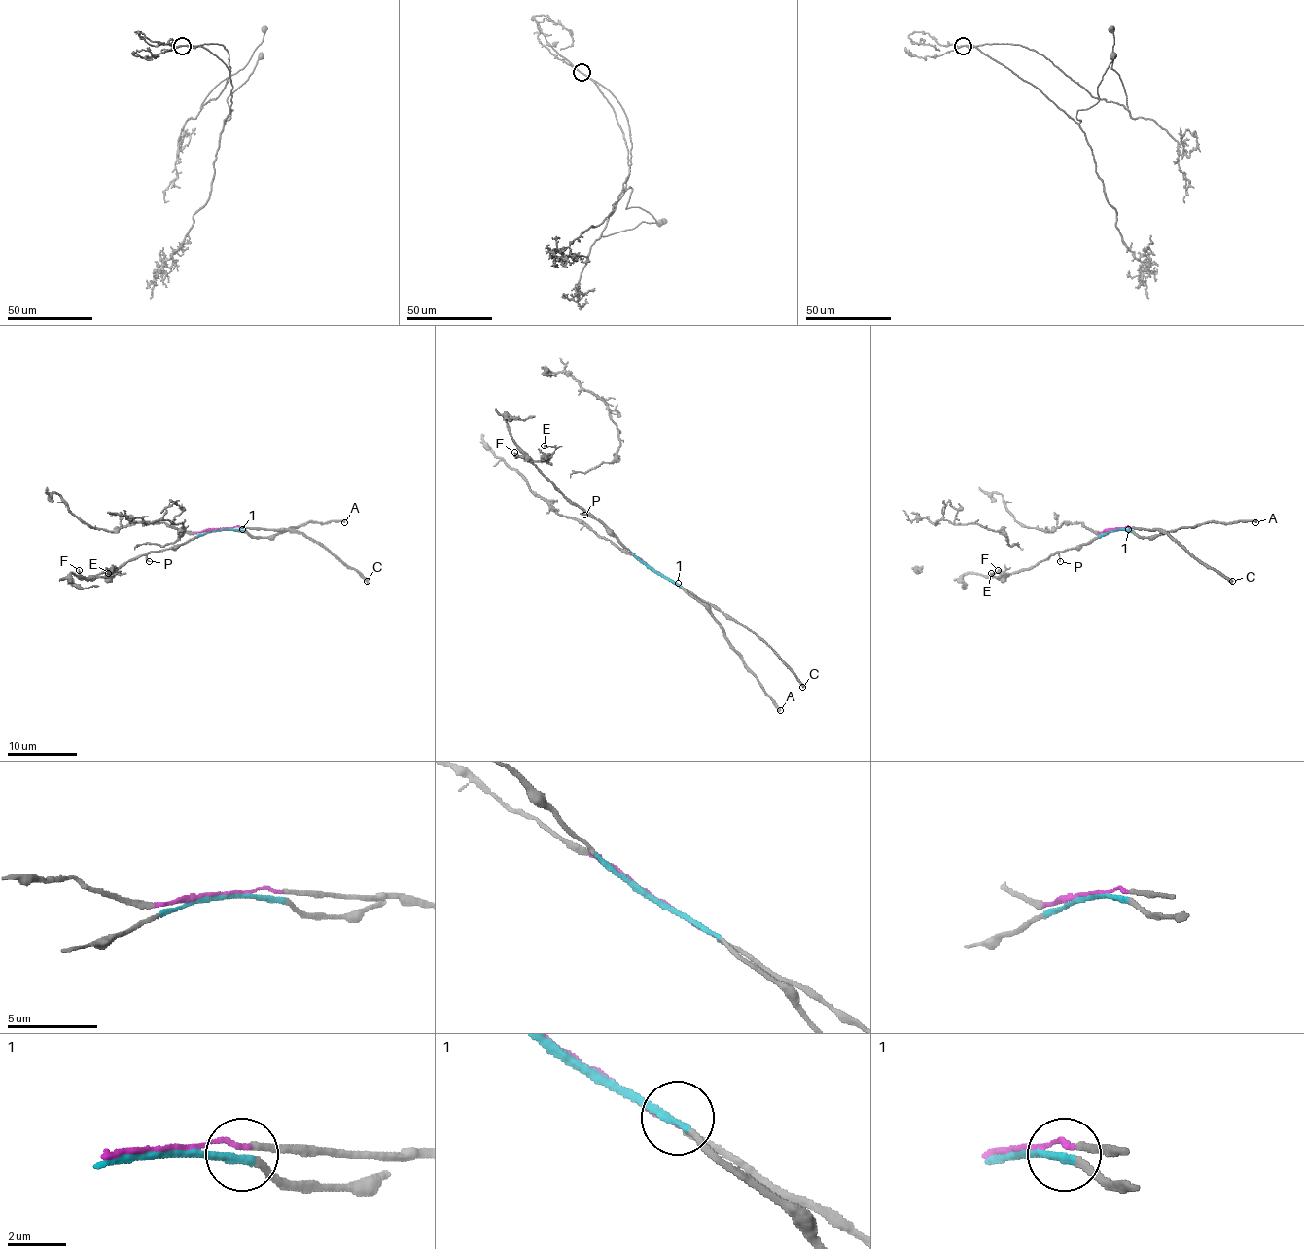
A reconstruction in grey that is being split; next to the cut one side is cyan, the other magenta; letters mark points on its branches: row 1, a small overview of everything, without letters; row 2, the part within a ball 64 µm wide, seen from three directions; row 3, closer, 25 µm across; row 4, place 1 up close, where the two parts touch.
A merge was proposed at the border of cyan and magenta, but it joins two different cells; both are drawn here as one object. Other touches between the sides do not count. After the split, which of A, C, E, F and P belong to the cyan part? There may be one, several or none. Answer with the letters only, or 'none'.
A, E, F, P

